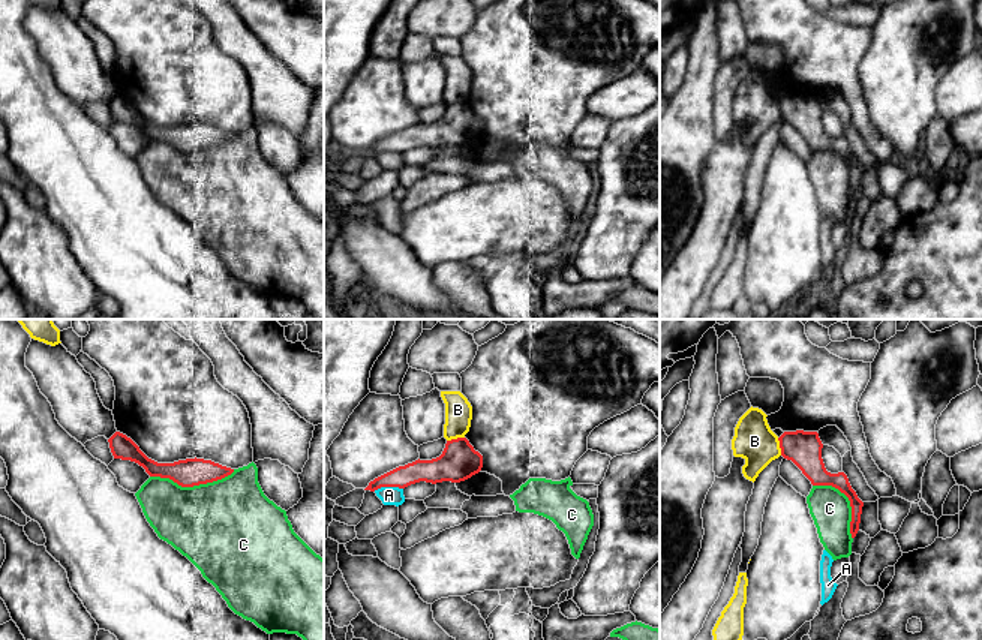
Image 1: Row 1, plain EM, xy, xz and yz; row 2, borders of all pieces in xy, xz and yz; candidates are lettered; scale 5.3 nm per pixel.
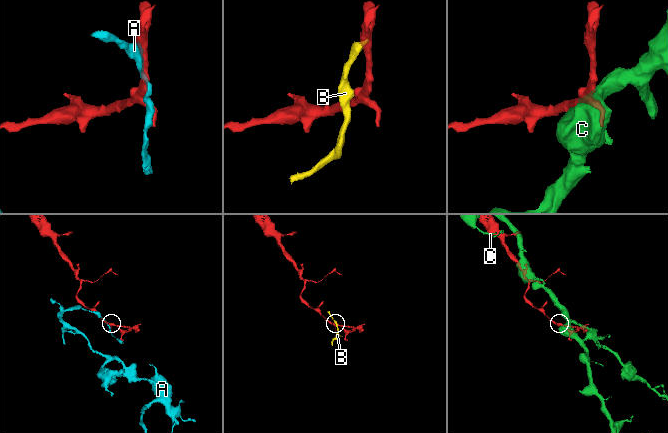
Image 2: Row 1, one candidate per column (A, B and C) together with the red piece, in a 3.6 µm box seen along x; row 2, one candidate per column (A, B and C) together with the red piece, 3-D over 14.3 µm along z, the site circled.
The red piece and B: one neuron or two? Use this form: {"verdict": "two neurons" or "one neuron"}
{"verdict": "two neurons"}

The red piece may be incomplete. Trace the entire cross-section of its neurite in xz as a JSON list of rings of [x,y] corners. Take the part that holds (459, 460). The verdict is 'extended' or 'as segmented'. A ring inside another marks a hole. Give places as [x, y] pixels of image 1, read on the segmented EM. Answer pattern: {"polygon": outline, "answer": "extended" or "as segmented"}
{"polygon": [[[466,438],[447,441],[442,454],[432,460],[415,460],[399,466],[369,483],[364,490],[375,492],[381,487],[405,489],[411,484],[460,483],[478,474],[483,468],[483,456],[474,450]]], "answer": "as segmented"}

